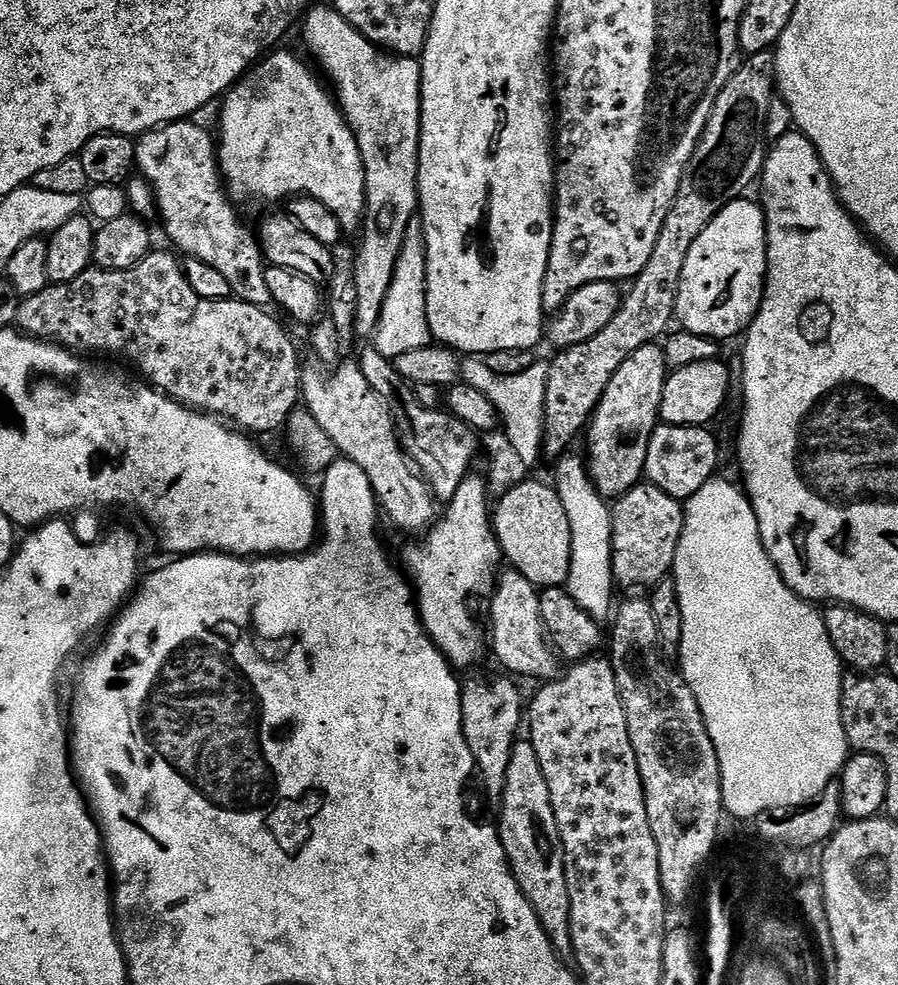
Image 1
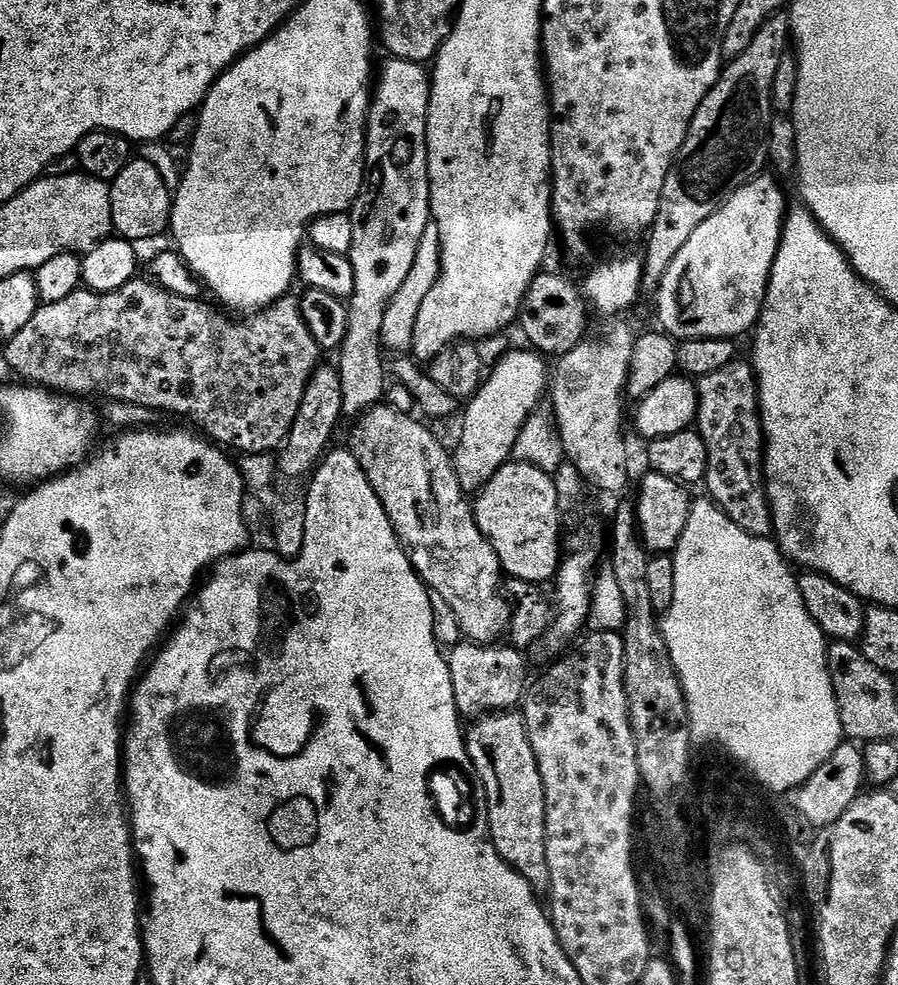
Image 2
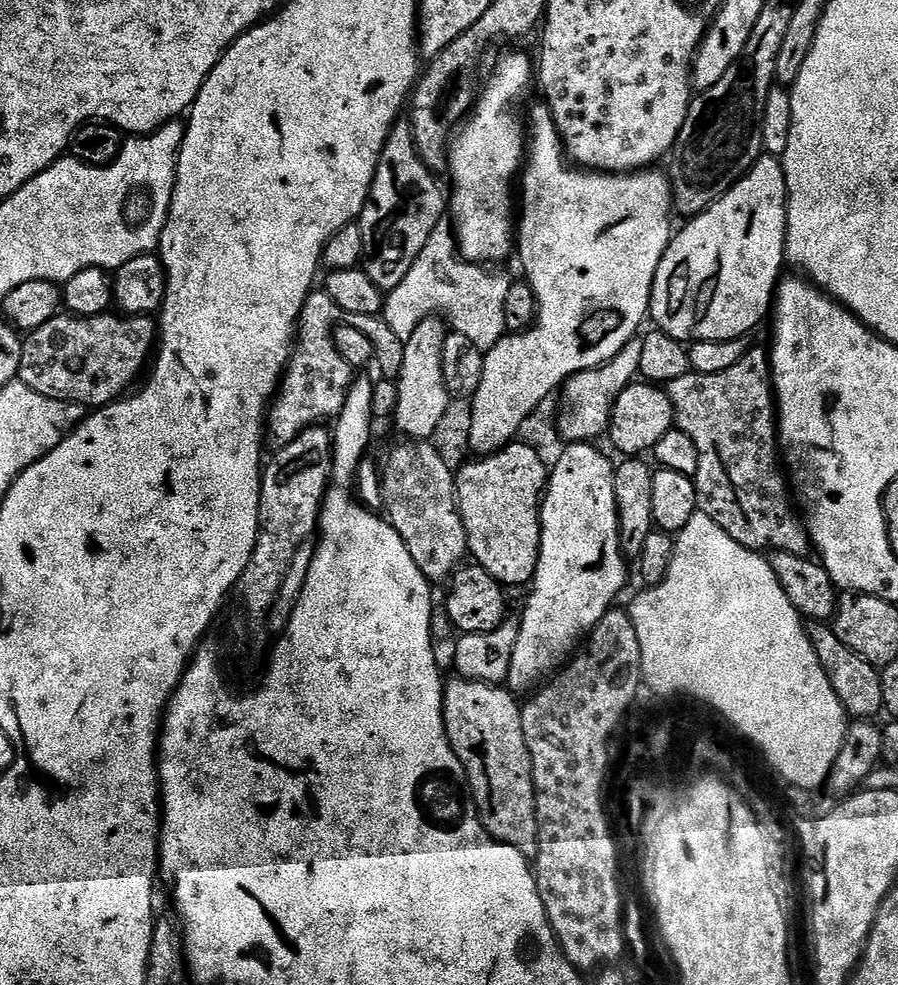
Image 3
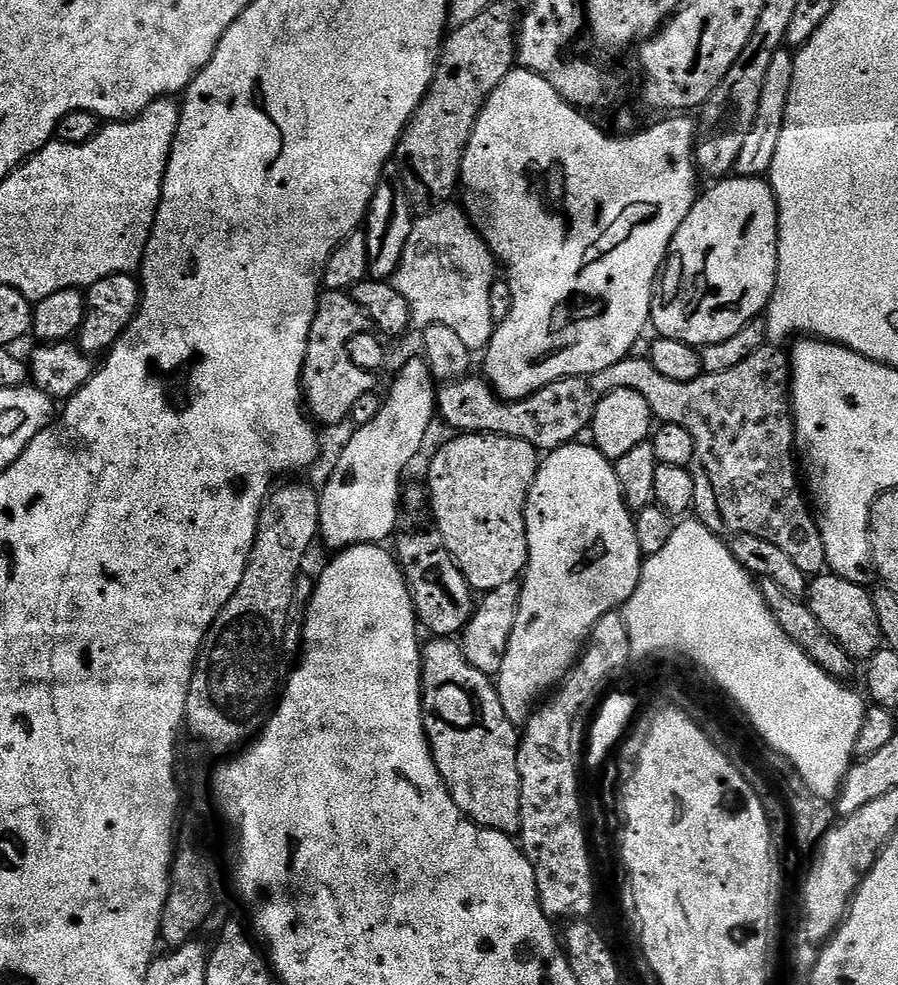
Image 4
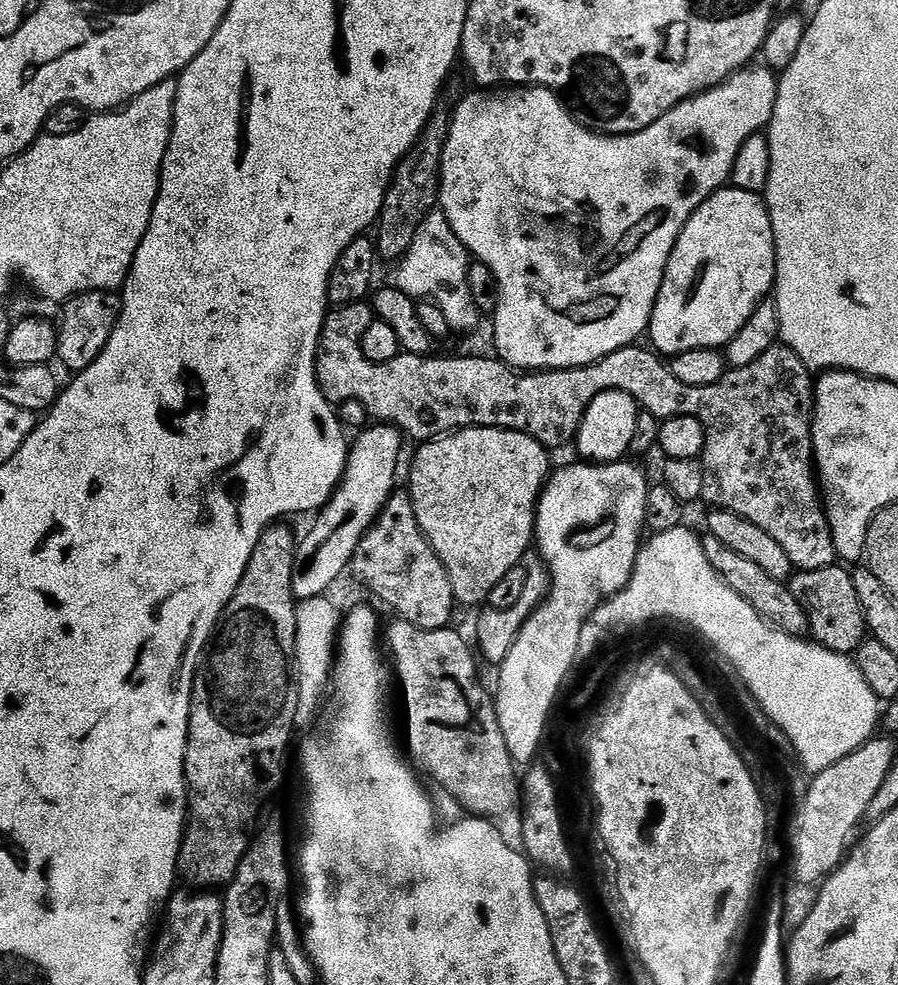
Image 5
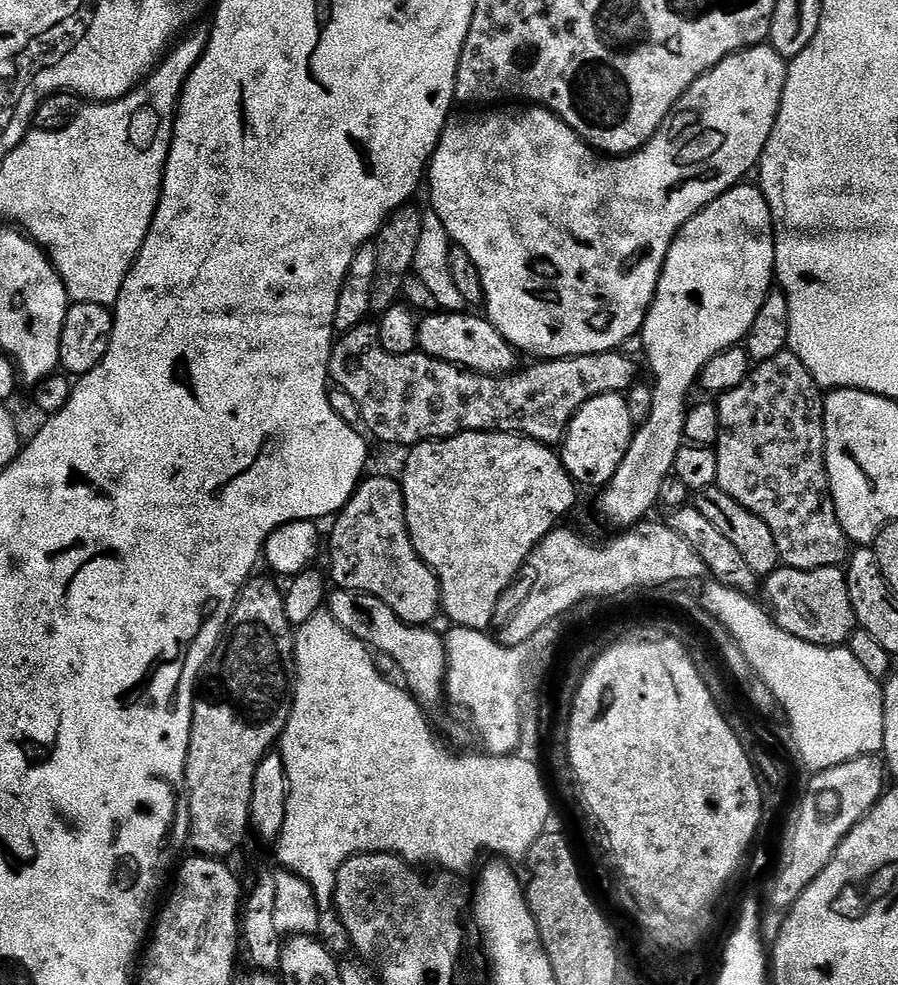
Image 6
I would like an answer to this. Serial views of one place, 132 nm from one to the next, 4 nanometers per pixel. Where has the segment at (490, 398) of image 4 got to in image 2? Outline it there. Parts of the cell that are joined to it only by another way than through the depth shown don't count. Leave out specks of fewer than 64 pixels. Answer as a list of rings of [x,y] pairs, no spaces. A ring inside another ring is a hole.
[[[737,358],[731,364],[722,366],[722,370],[714,370],[714,374],[699,377],[696,384],[698,394],[698,410],[696,411],[695,427],[698,429],[702,442],[706,442],[708,451],[708,469],[702,481],[708,487],[707,495],[712,503],[726,513],[746,534],[751,536],[773,535],[772,510],[766,491],[764,474],[764,424],[760,420],[760,384],[756,380],[756,369],[747,359]]]

